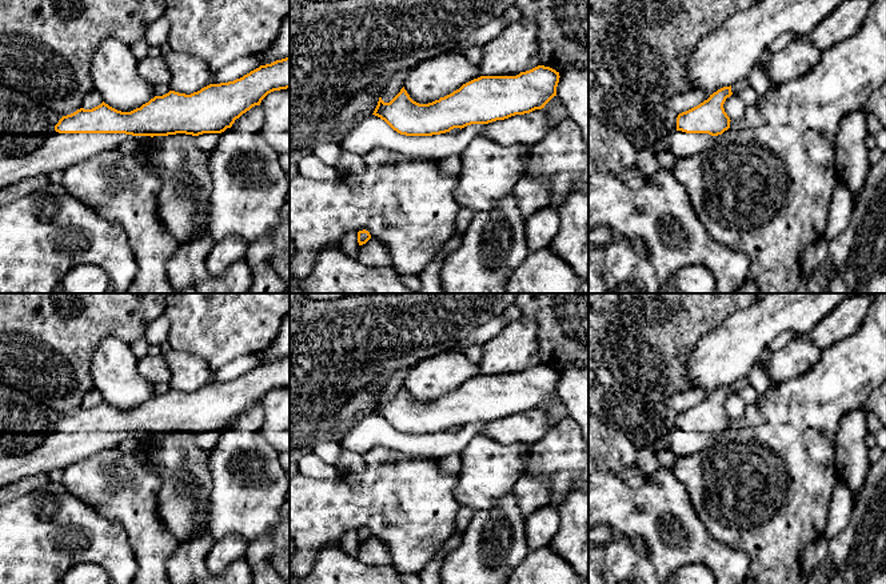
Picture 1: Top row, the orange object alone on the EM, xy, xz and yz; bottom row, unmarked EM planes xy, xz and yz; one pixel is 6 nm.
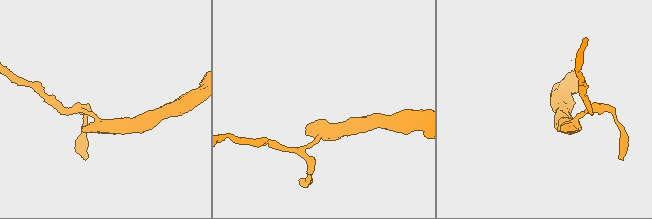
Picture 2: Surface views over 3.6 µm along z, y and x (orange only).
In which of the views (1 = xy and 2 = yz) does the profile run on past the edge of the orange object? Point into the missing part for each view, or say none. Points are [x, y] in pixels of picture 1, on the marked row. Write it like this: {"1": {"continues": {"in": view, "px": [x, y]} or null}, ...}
{"1": {"continues": {"in": "xy", "px": [59, 151]}}, "2": {"continues": {"in": "yz", "px": [683, 144]}}}

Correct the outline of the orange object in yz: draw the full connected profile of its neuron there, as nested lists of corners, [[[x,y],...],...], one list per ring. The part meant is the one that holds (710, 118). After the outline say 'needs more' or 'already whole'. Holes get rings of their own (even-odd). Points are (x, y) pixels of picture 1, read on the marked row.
[[[731,85],[723,87],[699,105],[678,115],[677,131],[671,136],[670,145],[677,159],[703,152],[711,145],[714,136],[730,128],[731,120],[723,104],[731,95]]]; needs more

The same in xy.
[[[290,57],[260,65],[234,81],[209,84],[191,95],[169,91],[131,112],[117,111],[104,101],[92,109],[80,108],[63,116],[55,125],[55,131],[33,152],[0,157],[0,189],[25,179],[65,171],[95,155],[129,143],[145,144],[153,136],[222,133],[231,128],[243,113],[260,105],[268,93],[287,88],[290,88]]]; needs more

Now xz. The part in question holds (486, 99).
[[[544,65],[516,76],[480,76],[428,104],[414,101],[403,87],[390,103],[379,97],[372,115],[400,135],[440,135],[542,109],[556,96],[559,77]]]; already whole

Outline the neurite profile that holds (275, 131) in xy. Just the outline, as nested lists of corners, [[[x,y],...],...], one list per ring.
[[[290,88],[268,93],[260,107],[264,124],[259,135],[279,155],[290,153]]]

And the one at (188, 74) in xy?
[[[179,52],[161,55],[171,72],[171,91],[191,95],[212,84],[213,72],[199,57]]]

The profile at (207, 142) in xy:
[[[203,133],[199,136],[195,136],[195,144],[205,151],[212,153],[217,141],[219,141],[220,133]]]

